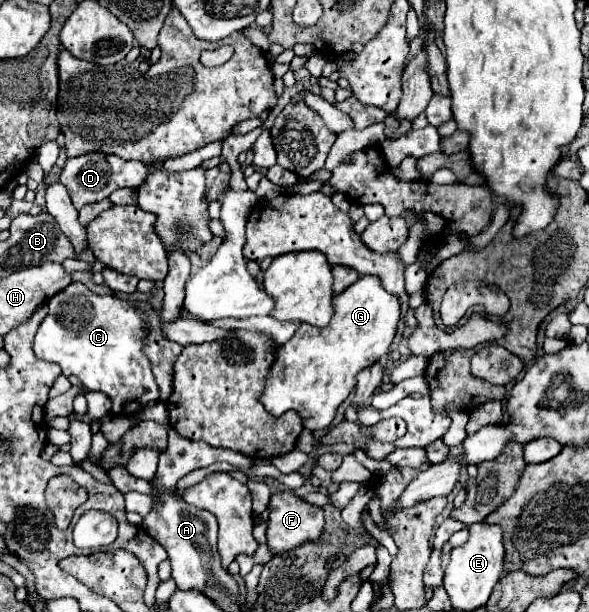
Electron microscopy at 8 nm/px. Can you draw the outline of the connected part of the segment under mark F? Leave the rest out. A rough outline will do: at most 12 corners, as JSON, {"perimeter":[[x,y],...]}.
{"perimeter":[[291,490],[271,494],[267,544],[283,554],[319,542],[323,510]]}

